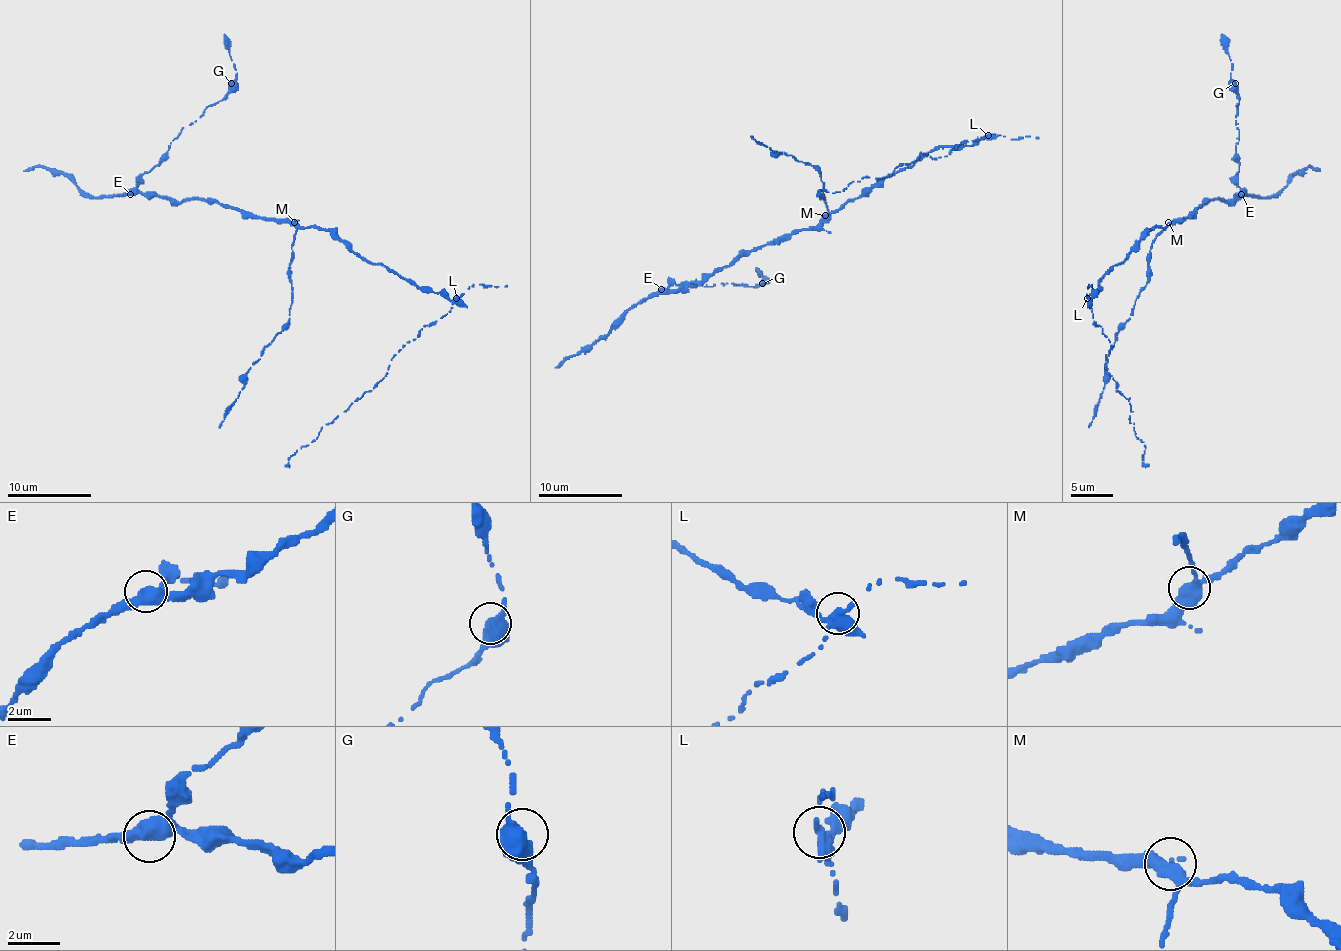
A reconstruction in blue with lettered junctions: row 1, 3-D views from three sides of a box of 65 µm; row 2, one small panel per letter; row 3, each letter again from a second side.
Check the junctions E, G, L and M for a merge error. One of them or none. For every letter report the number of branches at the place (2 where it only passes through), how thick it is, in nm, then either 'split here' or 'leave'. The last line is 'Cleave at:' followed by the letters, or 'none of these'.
E: branches 3; calibre 380 nm; leave
G: branches 3; calibre 360 nm; leave
L: branches 3; calibre 380 nm; split here
M: branches 3; calibre 380 nm; leave
Cleave at: L

